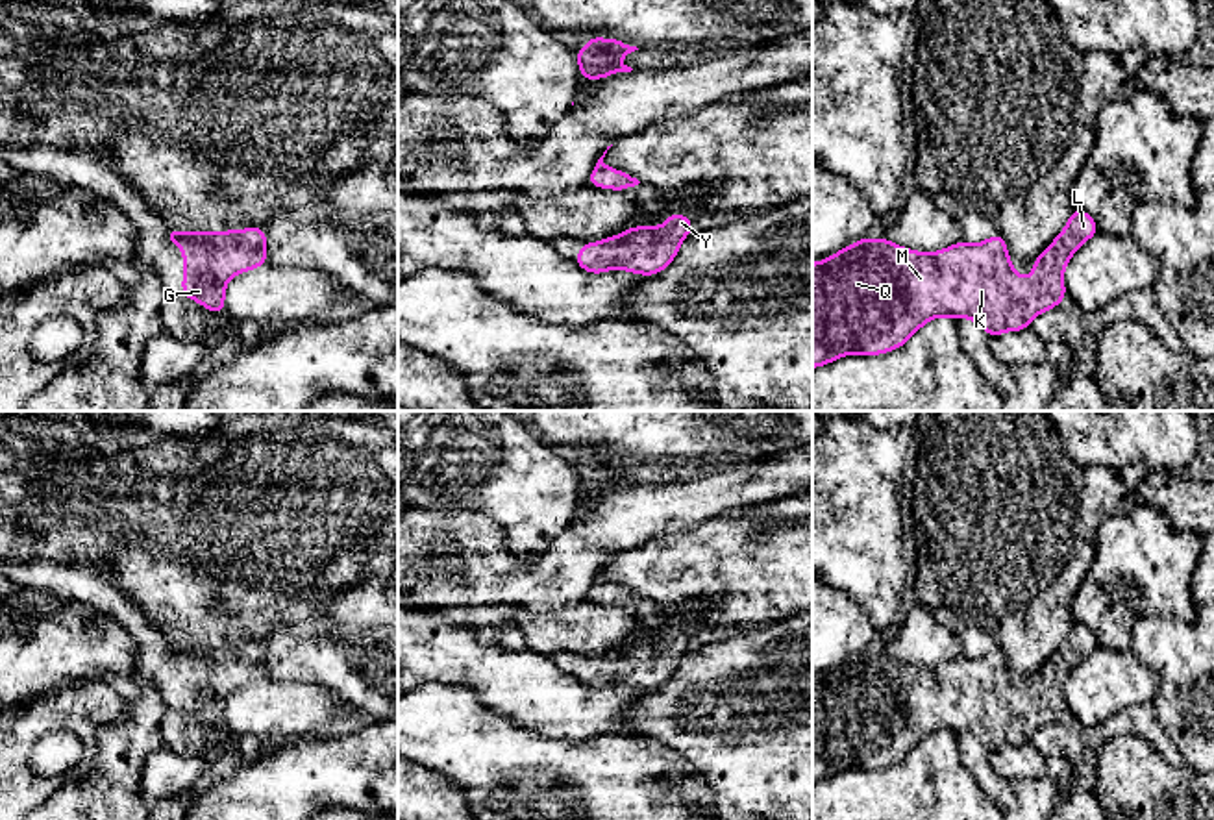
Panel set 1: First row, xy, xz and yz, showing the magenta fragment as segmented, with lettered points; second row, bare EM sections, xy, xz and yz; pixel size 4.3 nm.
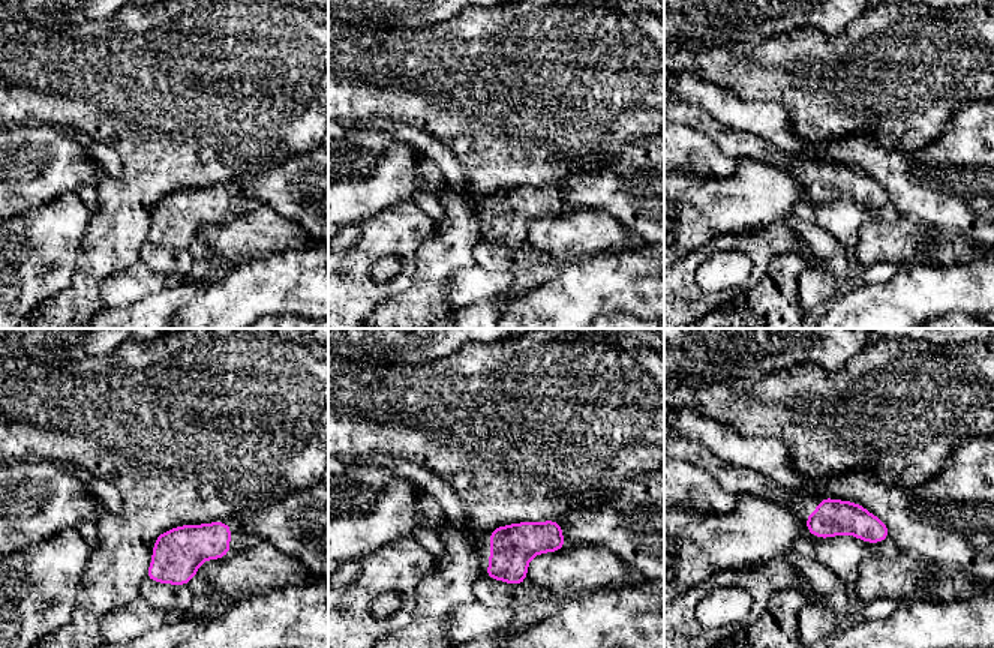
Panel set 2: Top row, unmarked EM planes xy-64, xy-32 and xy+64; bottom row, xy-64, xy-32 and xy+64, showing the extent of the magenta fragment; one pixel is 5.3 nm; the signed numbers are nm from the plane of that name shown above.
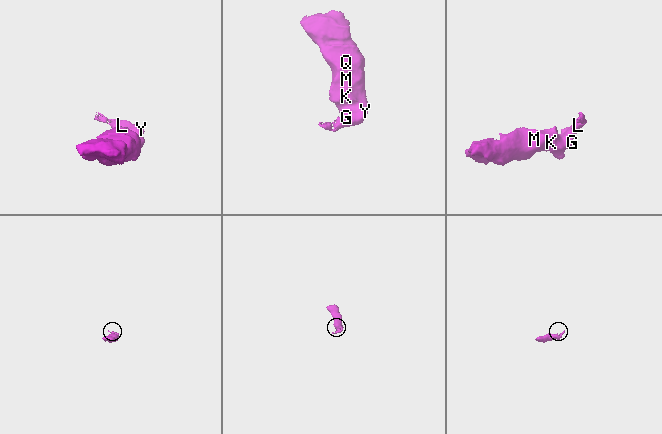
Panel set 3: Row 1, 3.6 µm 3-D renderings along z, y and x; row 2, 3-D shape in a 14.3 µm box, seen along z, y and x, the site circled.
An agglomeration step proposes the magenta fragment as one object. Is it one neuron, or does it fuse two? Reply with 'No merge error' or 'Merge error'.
No merge error

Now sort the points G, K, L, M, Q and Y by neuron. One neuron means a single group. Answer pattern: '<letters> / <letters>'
G K L M Q Y

